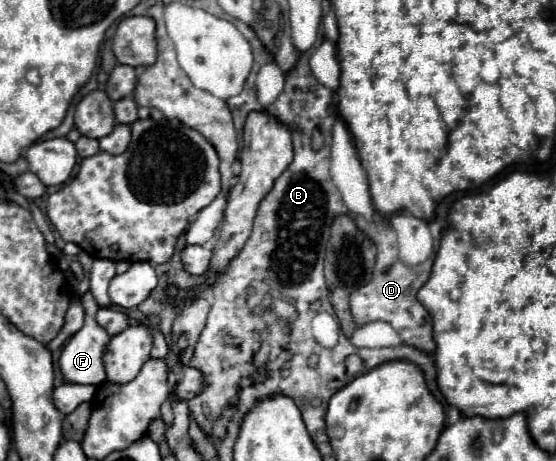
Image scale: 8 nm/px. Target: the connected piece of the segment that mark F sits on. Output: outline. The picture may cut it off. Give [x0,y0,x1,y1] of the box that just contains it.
[59,291,111,385]

